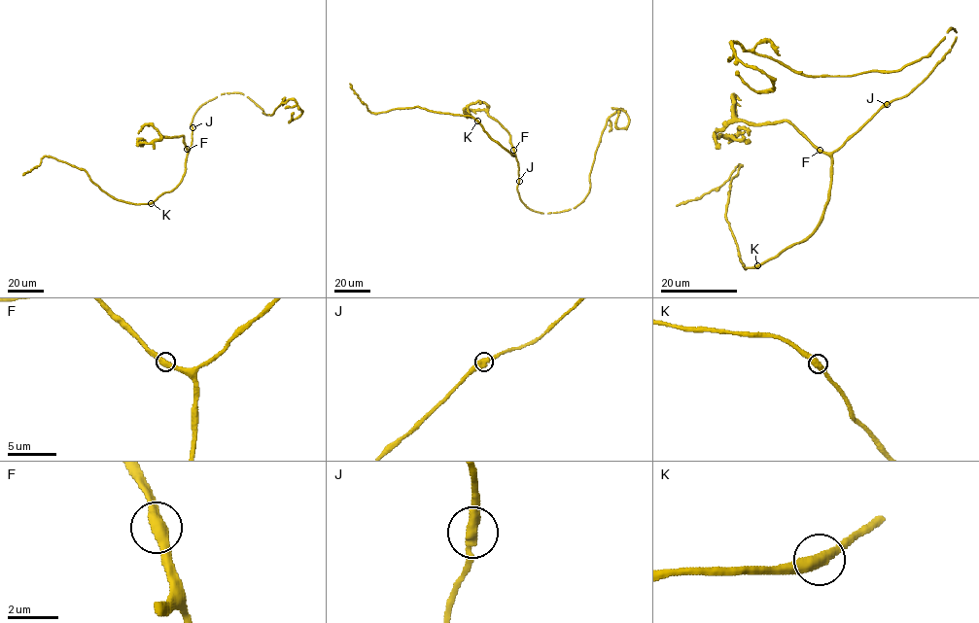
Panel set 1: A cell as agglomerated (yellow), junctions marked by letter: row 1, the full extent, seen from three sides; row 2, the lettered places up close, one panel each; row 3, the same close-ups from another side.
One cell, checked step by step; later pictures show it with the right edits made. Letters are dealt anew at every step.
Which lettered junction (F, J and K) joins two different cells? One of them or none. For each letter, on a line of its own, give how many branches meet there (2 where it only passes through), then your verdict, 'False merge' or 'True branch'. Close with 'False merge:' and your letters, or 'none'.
F: Branches: 2. True branch
J: Branches: 2. False merge
K: Branches: 2. True branch
False merge: J

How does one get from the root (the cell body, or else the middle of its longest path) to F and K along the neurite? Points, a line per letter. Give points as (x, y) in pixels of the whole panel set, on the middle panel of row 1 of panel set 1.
F: (519, 178), (513, 150)
K: (519, 178), (516, 156), (495, 142), (477, 121)

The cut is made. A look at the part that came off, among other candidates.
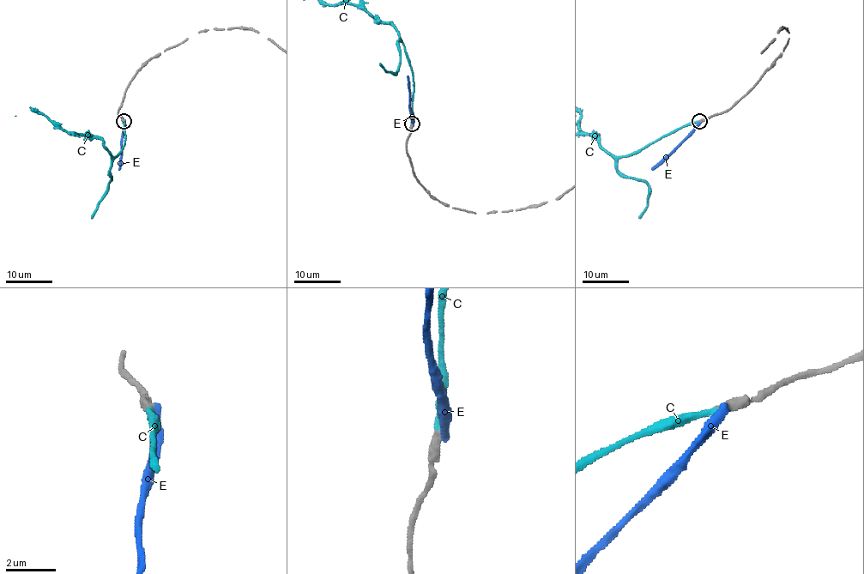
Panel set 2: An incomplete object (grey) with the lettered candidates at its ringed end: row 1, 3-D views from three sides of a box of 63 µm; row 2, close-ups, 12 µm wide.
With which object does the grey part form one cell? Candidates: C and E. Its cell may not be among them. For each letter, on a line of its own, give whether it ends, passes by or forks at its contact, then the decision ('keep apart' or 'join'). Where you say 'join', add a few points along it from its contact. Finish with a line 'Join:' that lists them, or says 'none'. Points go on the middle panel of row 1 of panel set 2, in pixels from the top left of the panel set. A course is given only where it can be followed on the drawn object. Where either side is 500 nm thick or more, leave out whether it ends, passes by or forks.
C: it ends there; join
E: it ends there; keep apart
Join: C

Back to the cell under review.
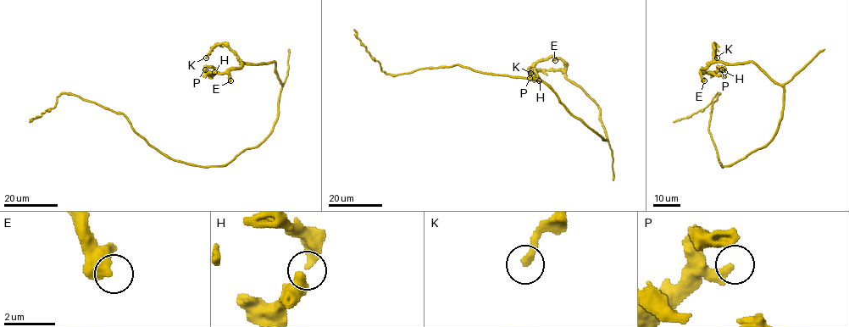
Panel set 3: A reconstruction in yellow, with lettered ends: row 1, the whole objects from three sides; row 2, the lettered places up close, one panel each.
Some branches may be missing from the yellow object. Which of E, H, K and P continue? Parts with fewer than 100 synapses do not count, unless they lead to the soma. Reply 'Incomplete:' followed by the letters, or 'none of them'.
Incomplete: none of them

